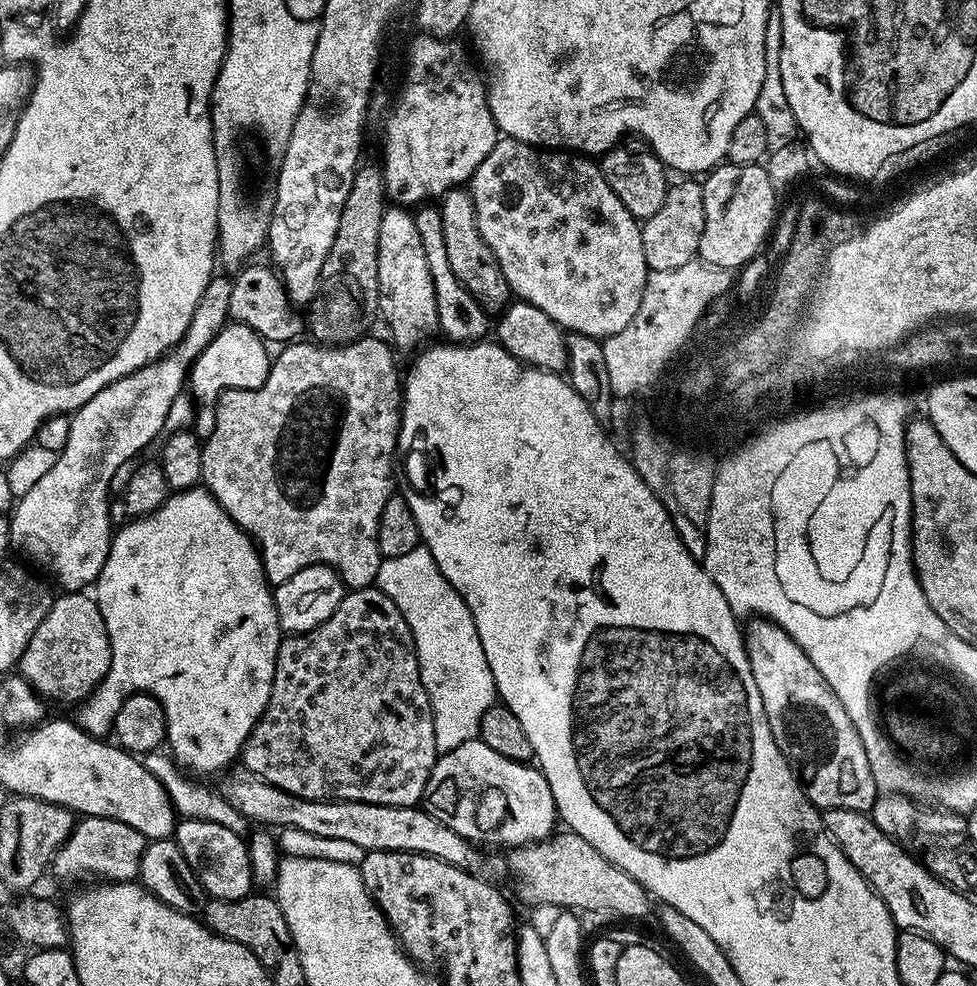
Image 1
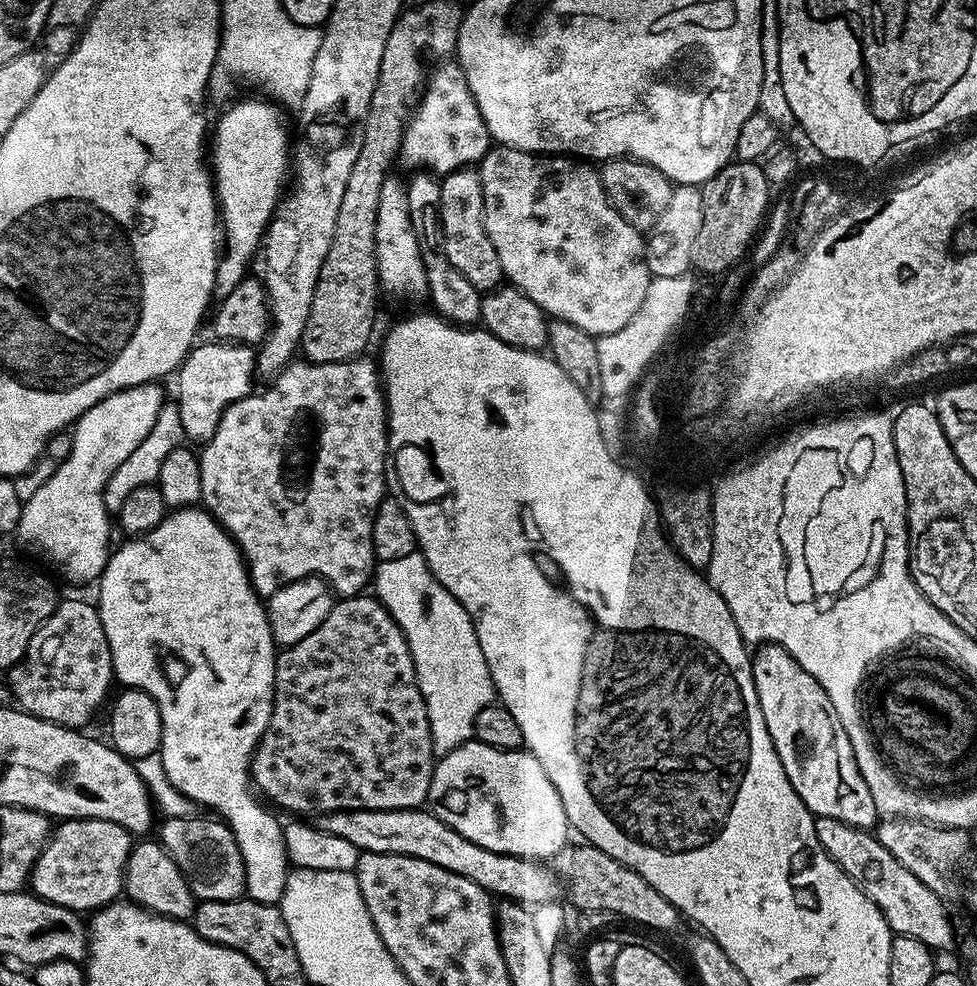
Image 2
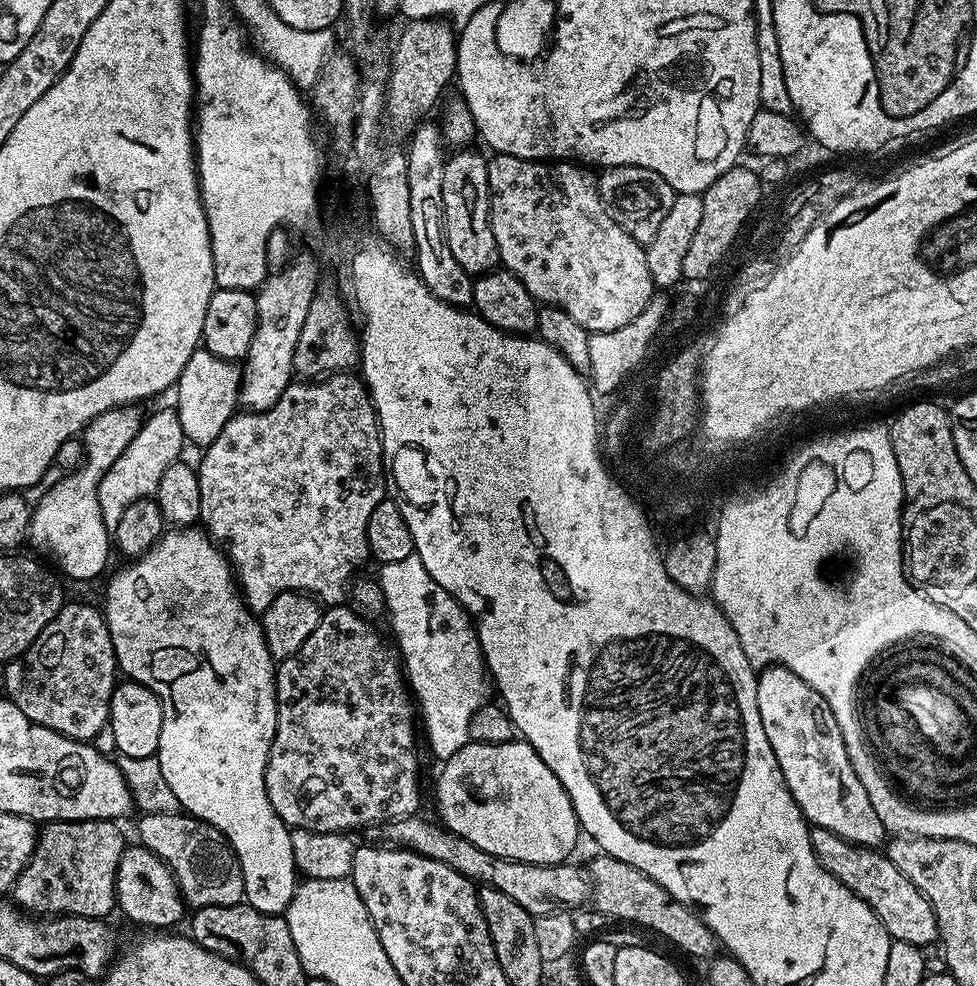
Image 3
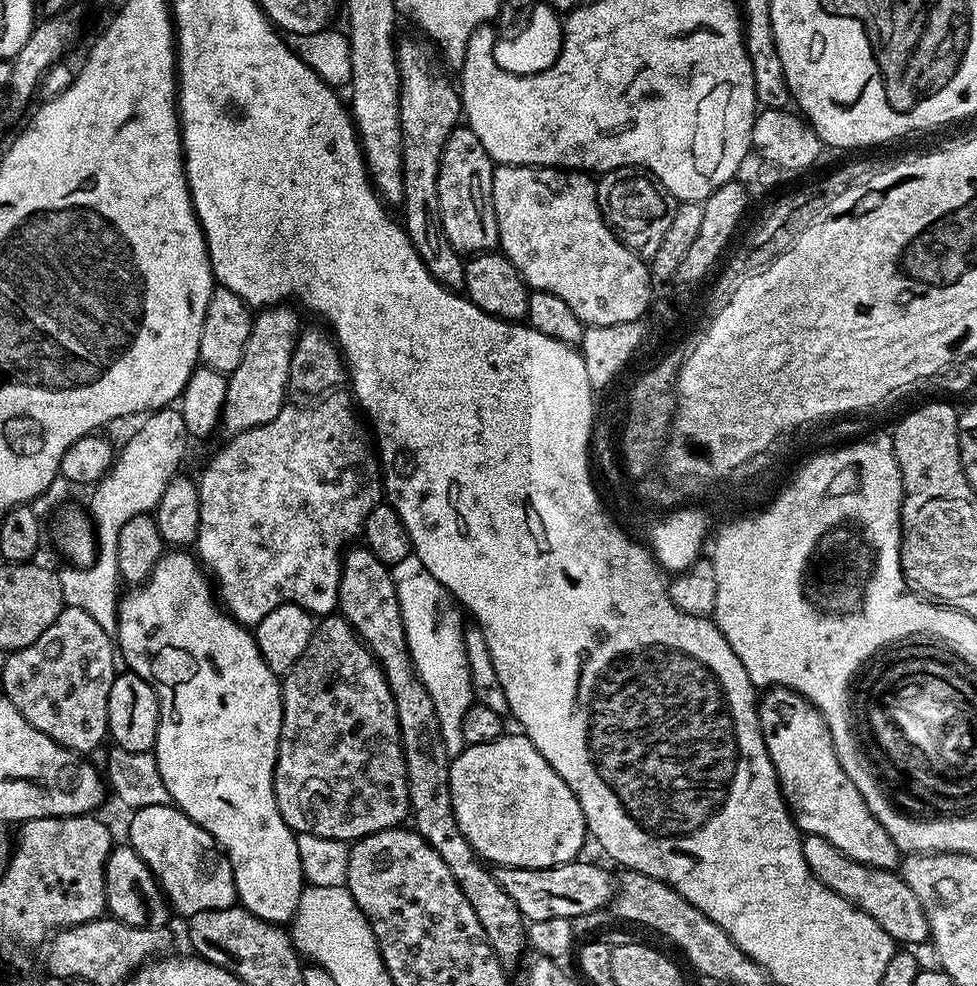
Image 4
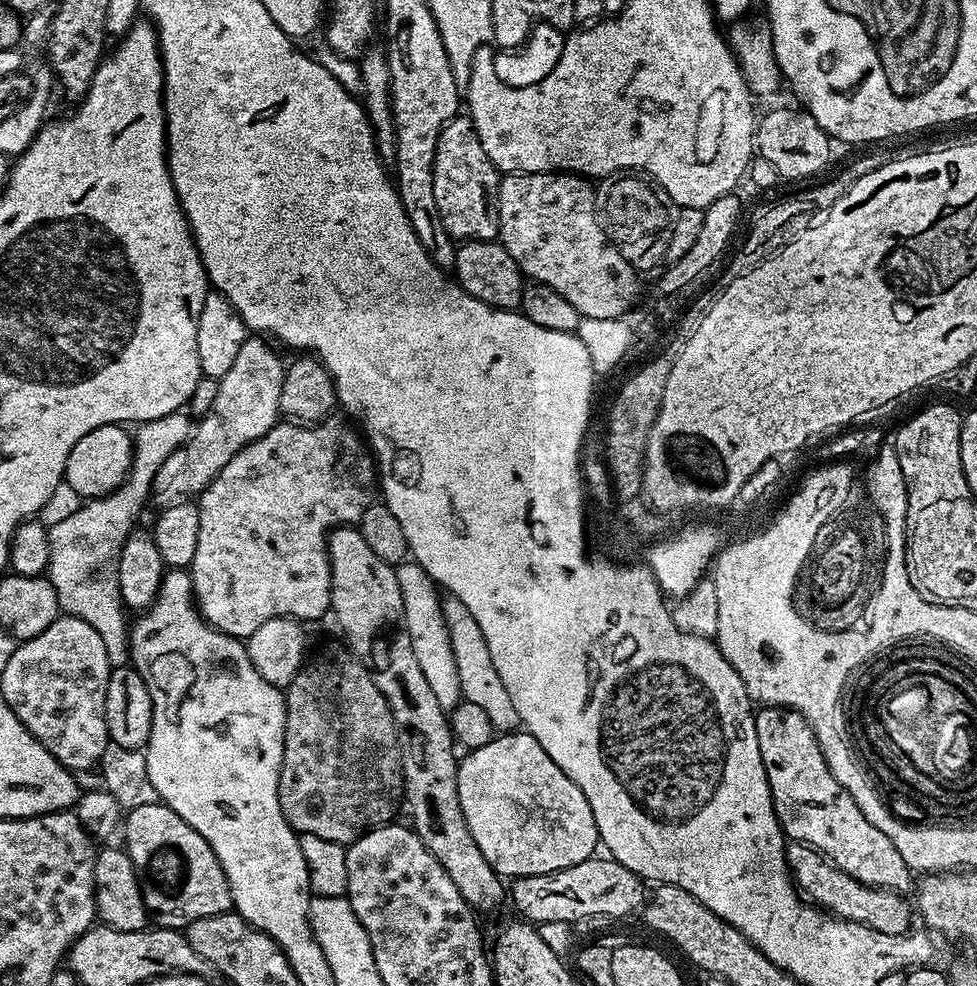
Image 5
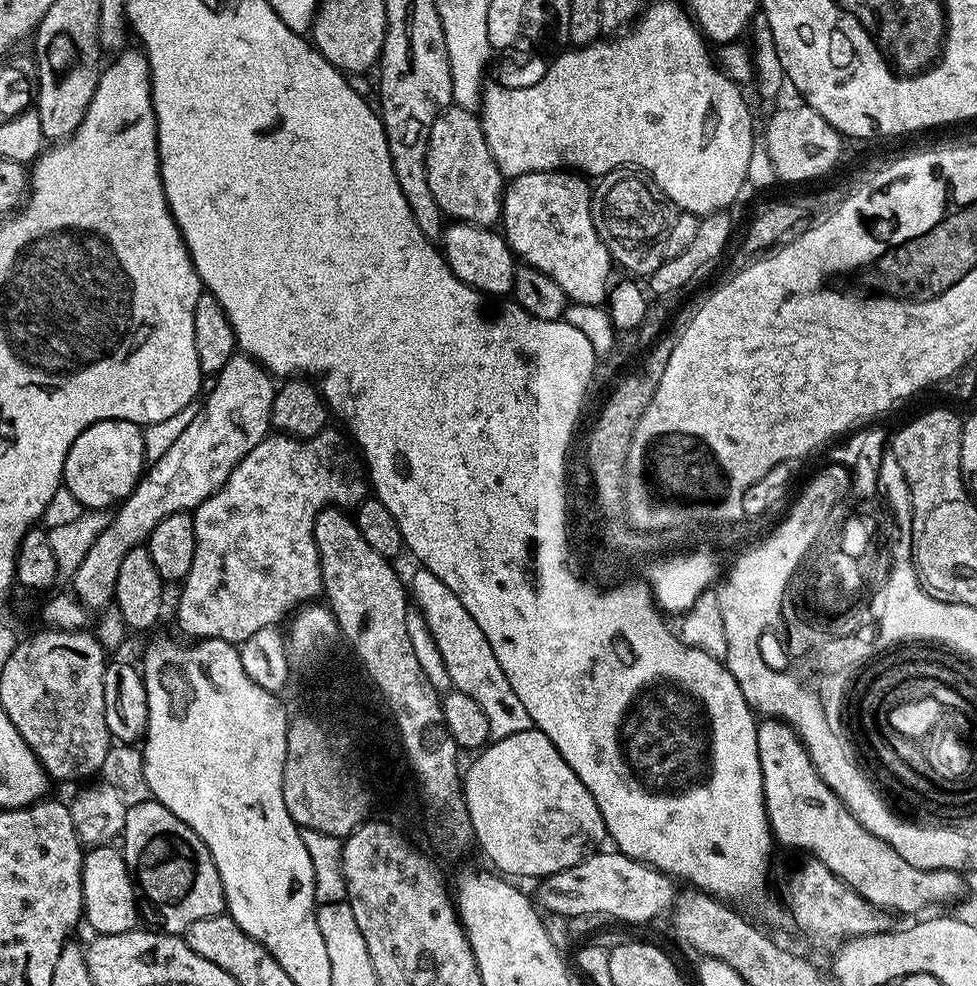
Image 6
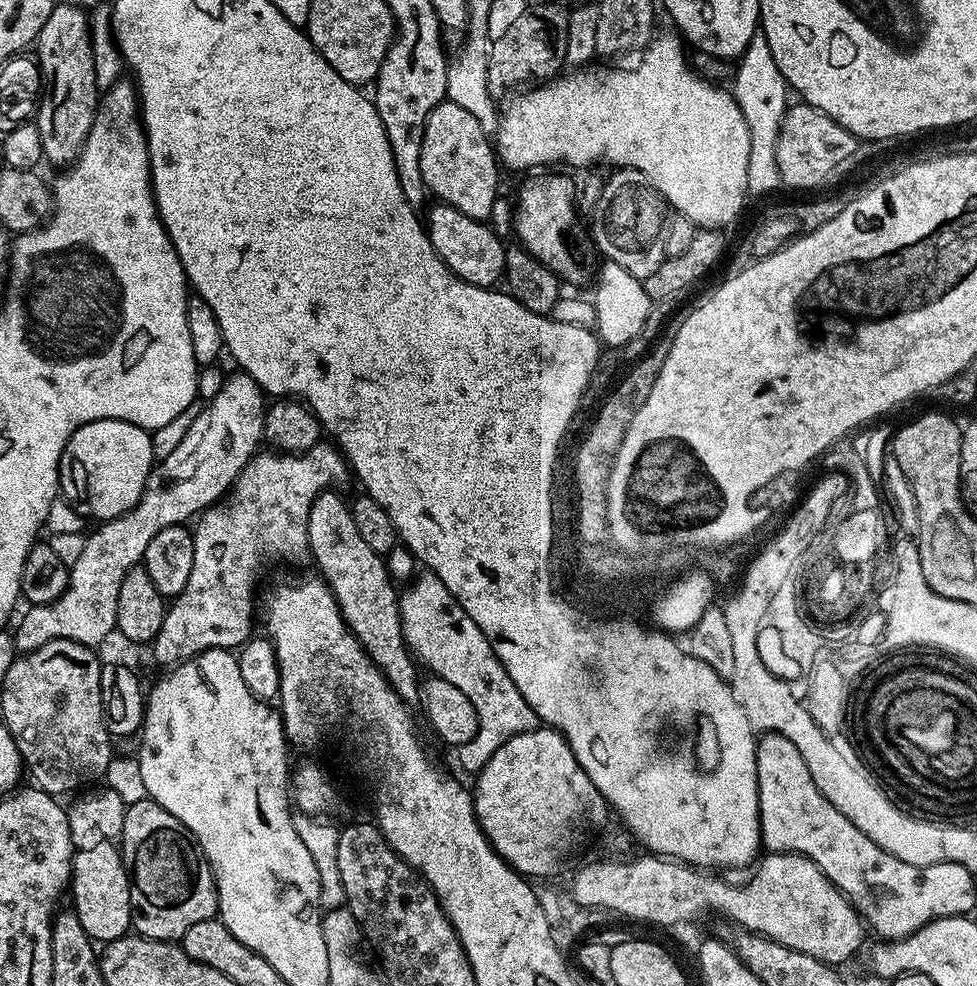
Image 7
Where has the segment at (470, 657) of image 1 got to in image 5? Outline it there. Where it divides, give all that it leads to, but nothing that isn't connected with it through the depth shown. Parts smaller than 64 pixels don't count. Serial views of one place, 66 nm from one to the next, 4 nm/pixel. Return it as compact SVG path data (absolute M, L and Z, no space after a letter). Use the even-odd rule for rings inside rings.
M405 562L396 568L398 590L402 590L404 603L404 621L406 630L410 630L410 642L414 645L414 654L422 669L430 690L438 698L438 706L451 713L457 708L463 697L462 684L459 681L458 666L455 665L454 650L451 649L450 634L446 618L443 616L442 596L435 580L431 580L415 562Z

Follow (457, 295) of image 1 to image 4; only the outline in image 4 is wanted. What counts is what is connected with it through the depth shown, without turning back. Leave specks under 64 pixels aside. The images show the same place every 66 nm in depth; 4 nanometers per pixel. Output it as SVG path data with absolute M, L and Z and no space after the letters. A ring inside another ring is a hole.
M401 39L396 46L396 65L400 71L402 182L404 183L402 223L408 232L408 237L412 239L414 250L418 250L418 258L422 258L426 270L430 270L430 274L443 288L460 290L464 286L466 260L461 253L454 250L454 246L450 246L442 230L438 170L442 162L442 150L450 138L452 129L461 123L462 105L457 85L453 81L451 84L440 73L439 63L435 64L435 60L438 60L437 53L423 39L420 40Z

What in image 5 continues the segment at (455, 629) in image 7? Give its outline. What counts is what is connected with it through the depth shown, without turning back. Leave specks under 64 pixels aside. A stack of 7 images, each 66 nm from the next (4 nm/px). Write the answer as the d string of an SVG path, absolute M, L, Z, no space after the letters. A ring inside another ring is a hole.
M447 595L441 604L450 634L451 649L454 650L455 665L458 666L463 699L477 703L482 710L485 710L497 731L515 731L520 724L518 712L514 707L514 702L510 702L510 694L507 693L506 686L502 686L502 678L499 678L498 672L494 670L494 662L490 656L489 647L486 646L486 638L478 627L478 622L475 622L470 610L462 606L462 602L456 596Z

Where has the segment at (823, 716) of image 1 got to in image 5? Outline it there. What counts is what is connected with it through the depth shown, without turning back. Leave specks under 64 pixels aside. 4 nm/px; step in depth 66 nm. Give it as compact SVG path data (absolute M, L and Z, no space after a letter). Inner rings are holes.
M764 706L758 712L758 731L762 762L768 770L770 794L774 797L776 817L785 837L809 844L811 848L823 852L836 867L846 874L856 876L863 884L875 884L889 890L903 889L906 869L902 862L902 854L894 850L894 842L890 842L890 838L881 836L877 828L874 828L869 820L865 820L861 812L856 811L854 798L850 798L848 791L840 787L840 783L833 780L826 771L824 755L818 746L816 733L810 730L808 719L795 712L793 708Z

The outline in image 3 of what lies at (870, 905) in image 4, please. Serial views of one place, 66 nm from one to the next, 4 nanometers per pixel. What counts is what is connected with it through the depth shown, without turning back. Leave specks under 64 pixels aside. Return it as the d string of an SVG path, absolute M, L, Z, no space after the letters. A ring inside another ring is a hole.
M813 827L811 833L812 845L820 865L830 874L834 874L834 878L838 878L842 886L862 898L862 902L866 902L870 910L874 910L893 940L921 946L937 943L936 919L930 902L918 890L918 886L914 886L914 882L910 882L910 878L906 878L906 874L902 874L898 866L894 866L888 855L868 846L849 844L845 837L835 836L830 828Z

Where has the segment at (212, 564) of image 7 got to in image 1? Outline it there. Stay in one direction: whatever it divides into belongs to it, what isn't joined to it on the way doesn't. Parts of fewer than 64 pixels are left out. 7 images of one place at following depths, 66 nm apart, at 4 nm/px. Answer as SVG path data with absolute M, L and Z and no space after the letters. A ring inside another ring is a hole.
M369 334L361 339L353 340L350 344L339 346L325 346L315 342L300 344L301 342L288 342L283 345L280 353L271 361L271 368L266 382L260 389L230 389L221 393L214 405L213 433L202 444L202 484L208 493L217 500L234 518L234 522L242 531L252 537L253 544L260 549L260 561L264 567L264 577L269 585L275 586L286 582L286 578L294 578L298 570L306 566L324 564L332 568L340 576L345 589L371 588L375 585L376 575L380 569L382 559L378 550L378 518L382 518L382 506L394 495L392 488L392 459L398 456L398 441L400 438L400 409L402 407L402 376L396 373L396 360L392 357L393 349L387 343L375 340L375 335ZM300 394L300 512L294 510L278 492L272 478L272 452L274 440L280 430L280 424L292 404L292 400Z

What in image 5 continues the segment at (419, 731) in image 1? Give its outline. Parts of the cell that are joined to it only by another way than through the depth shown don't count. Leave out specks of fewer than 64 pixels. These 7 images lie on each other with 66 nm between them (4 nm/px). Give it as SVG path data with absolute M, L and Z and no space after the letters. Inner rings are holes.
M347 647L328 648L316 657L301 664L298 674L294 674L294 682L290 682L286 689L284 705L286 706L286 730L284 731L284 753L280 767L280 781L278 782L278 798L284 811L284 817L294 831L299 834L315 834L317 838L326 838L326 842L338 842L345 846L352 844L372 828L379 828L381 824L389 823L392 816L401 807L404 799L404 775L402 774L402 758L398 746L398 734L394 726L394 714L390 714L390 706L386 698L382 698L382 690L374 682L367 666L358 659Z

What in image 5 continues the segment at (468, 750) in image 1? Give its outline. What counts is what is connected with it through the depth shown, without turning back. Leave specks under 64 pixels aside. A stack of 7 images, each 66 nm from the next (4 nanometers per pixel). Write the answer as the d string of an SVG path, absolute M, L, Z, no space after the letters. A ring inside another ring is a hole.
M515 730L497 735L486 742L486 746L473 748L465 756L468 757L465 760L463 757L456 766L458 802L462 802L466 826L470 826L474 842L478 842L478 850L482 850L486 862L490 862L500 877L550 874L578 866L578 862L586 862L597 855L600 835L590 802L586 802L586 794L582 794L582 790L578 790L578 786L574 786L574 782L562 774L562 770L558 770L554 758L550 758L550 754L538 746L530 733Z

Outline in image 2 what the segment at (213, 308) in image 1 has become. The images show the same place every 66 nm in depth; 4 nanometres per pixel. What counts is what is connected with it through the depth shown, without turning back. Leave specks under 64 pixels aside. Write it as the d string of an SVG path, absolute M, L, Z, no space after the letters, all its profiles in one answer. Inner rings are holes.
M237 99L229 103L225 107L229 108L221 114L220 121L216 124L216 133L213 136L211 133L210 136L211 147L212 144L216 147L216 157L211 157L210 160L210 171L214 177L218 220L222 225L222 255L216 261L213 295L220 300L249 275L248 263L261 247L264 233L280 205L290 176L290 136L288 140L288 128L280 117L281 109L267 99L256 99L260 100ZM153 382L123 388L90 406L71 429L69 456L57 463L50 478L46 478L34 496L24 502L15 539L20 539L21 546L30 555L45 560L53 573L61 572L72 584L95 585L104 573L110 555L110 513L104 505L106 482L110 482L110 474L126 462L126 457L134 454L142 438L154 430L160 407L166 402L160 387L159 383Z

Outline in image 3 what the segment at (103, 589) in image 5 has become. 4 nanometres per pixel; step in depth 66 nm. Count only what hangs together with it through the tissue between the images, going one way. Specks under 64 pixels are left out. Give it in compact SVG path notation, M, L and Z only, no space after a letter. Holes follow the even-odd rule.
M175 407L160 408L152 417L145 419L140 425L138 434L130 441L130 446L118 457L118 462L106 470L102 482L98 486L98 506L102 506L102 522L106 522L109 530L115 530L124 511L139 500L155 497L158 482L162 482L162 474L166 466L181 459L180 451L186 447L184 432L178 420Z

